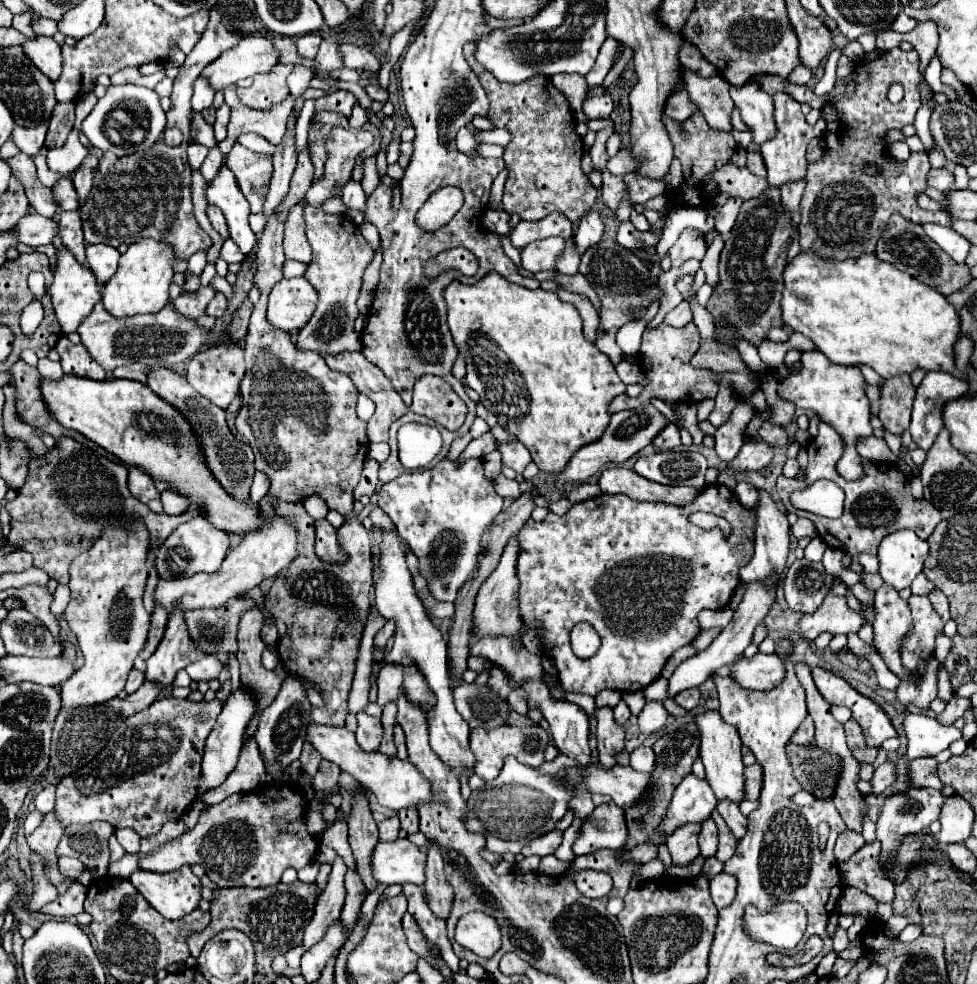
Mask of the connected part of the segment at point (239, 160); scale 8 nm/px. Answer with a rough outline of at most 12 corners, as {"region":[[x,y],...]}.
{"region":[[236,143],[226,165],[260,213],[272,161]]}

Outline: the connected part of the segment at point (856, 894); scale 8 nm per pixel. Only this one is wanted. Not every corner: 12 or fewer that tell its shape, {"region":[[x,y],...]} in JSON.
{"region":[[846,885],[838,901],[844,915],[874,917],[878,901]]}

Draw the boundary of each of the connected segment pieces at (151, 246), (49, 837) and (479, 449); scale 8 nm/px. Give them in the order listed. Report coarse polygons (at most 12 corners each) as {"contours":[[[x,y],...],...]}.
{"contours":[[[128,245],[102,289],[114,317],[158,313],[174,277],[174,249]],[[44,815],[26,837],[32,851],[44,857],[44,875],[66,893],[68,879],[58,871],[56,847],[64,827]],[[490,431],[470,441],[462,457],[484,457],[498,441]]]}

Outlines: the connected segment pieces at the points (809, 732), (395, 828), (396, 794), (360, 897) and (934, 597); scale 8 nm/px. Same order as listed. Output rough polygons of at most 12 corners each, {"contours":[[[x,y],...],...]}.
{"contours":[[[810,717],[794,733],[796,745],[808,745],[814,741],[814,723]],[[392,815],[378,823],[380,841],[394,841],[400,833],[400,819]],[[310,723],[324,759],[400,811],[430,803],[430,779],[408,759],[362,751],[346,727]],[[356,871],[346,873],[346,903],[340,919],[352,929],[364,889]],[[934,589],[928,597],[942,621],[950,619],[948,599],[942,591]]]}

